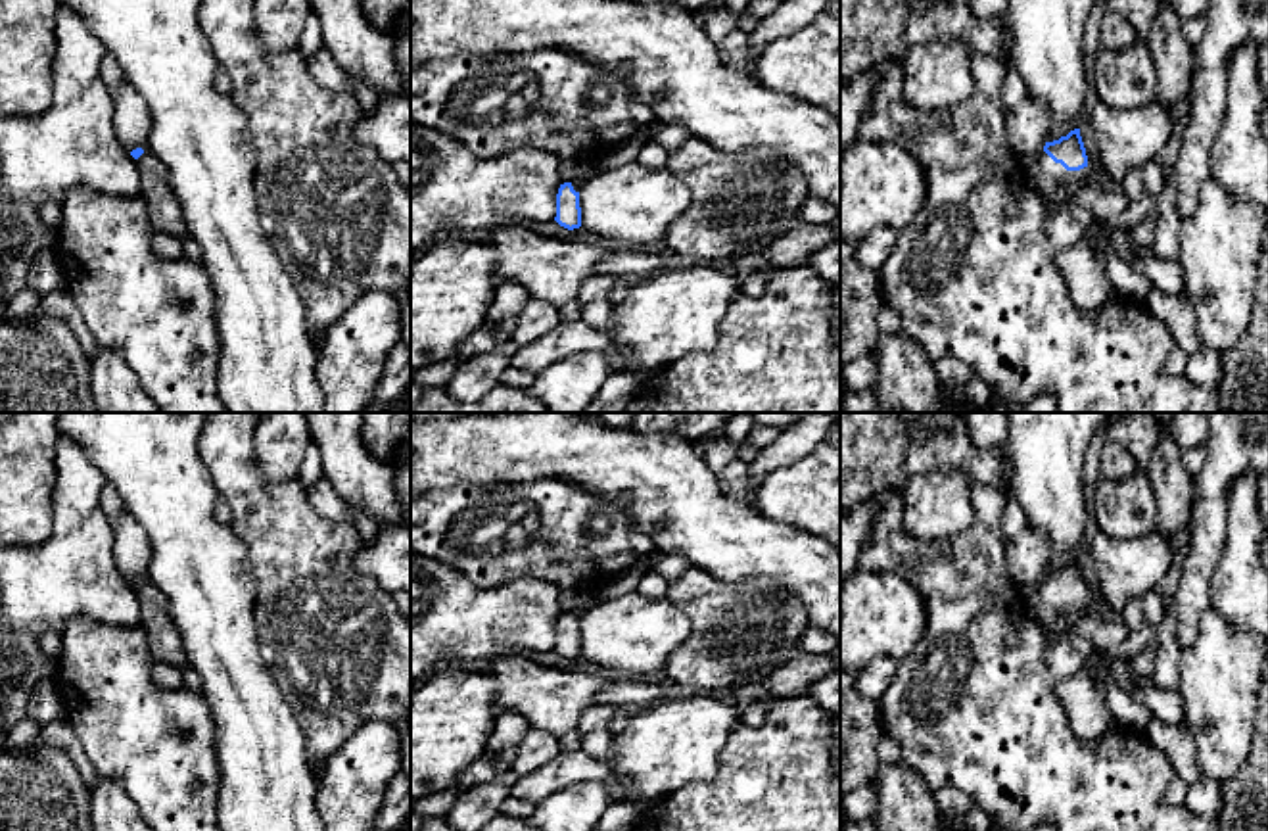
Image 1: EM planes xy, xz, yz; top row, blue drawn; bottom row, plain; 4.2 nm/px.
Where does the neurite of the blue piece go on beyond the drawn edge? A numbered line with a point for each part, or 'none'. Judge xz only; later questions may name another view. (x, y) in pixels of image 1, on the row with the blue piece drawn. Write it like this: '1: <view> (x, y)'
1: xz (597, 166)

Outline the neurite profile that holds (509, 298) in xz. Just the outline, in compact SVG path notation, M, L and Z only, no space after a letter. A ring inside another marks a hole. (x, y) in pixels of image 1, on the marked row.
M501 280L491 296L485 319L457 349L462 359L489 351L512 340L520 313L531 294L518 282Z

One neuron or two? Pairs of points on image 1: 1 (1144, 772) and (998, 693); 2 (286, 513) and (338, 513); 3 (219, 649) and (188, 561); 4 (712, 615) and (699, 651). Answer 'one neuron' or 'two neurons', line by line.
1: one neuron
2: two neurons
3: one neuron
4: one neuron

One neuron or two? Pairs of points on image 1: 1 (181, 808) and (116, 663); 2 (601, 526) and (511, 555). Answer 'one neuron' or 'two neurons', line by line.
1: one neuron
2: one neuron

